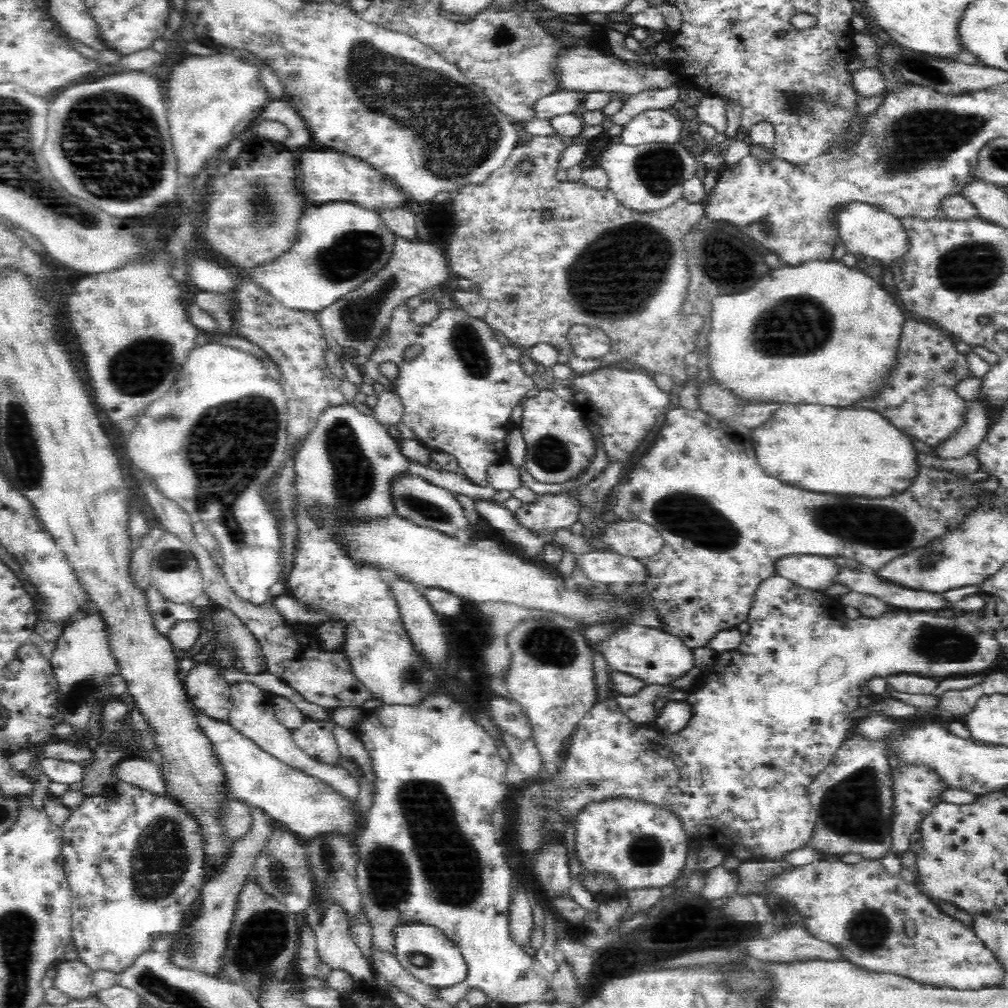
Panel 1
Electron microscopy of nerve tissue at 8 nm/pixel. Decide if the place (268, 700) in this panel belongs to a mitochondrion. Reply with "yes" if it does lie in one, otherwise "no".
no

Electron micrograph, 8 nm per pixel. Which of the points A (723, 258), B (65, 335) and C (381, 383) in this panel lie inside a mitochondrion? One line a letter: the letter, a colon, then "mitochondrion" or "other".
A: mitochondrion
B: other
C: other

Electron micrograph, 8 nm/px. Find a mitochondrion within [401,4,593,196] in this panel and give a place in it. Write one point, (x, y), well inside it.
(502, 36)

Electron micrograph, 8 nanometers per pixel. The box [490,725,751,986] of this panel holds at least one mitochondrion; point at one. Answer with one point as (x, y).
(644, 850)

